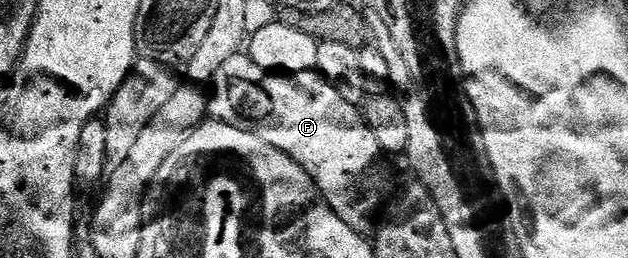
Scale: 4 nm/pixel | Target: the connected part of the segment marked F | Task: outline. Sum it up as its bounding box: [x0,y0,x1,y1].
[211,52,384,227]

